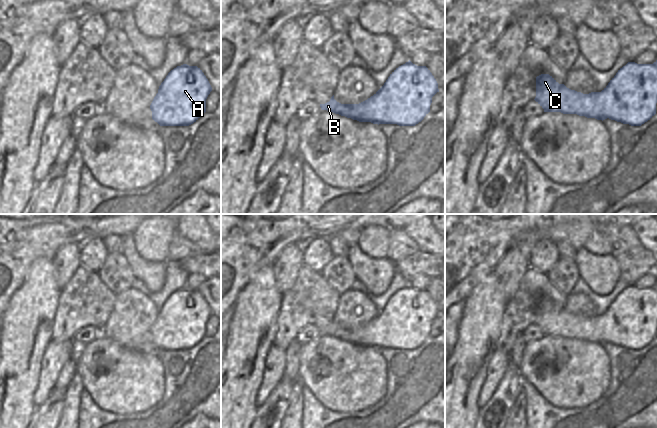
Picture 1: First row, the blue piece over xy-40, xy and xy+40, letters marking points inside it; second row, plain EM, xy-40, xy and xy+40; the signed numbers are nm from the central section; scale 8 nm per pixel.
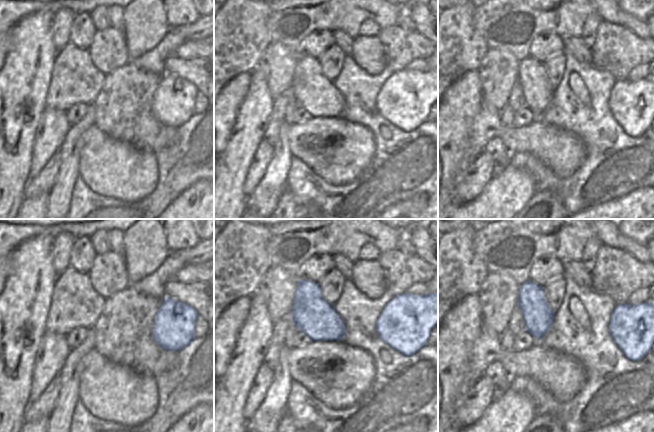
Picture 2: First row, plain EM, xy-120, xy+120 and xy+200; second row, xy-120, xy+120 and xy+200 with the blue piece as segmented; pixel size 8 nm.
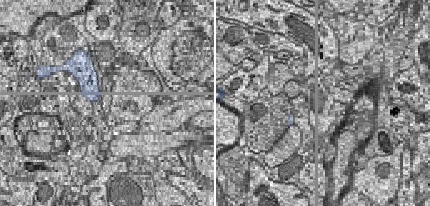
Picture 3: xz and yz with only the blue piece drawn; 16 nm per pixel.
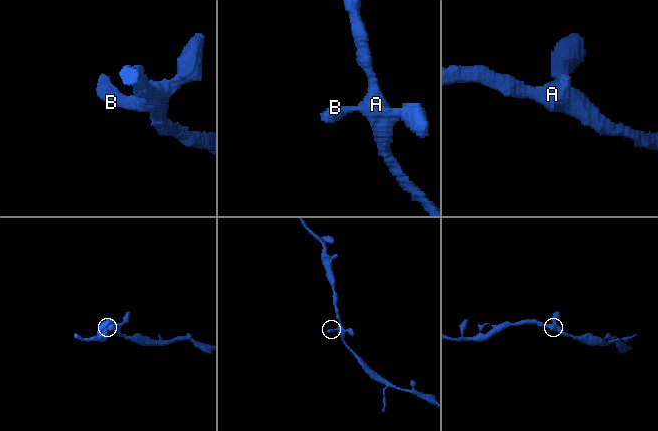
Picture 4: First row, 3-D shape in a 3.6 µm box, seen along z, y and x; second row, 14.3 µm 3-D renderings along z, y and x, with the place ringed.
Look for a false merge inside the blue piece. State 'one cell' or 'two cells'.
one cell

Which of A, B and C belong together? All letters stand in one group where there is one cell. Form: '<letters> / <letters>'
A B C

